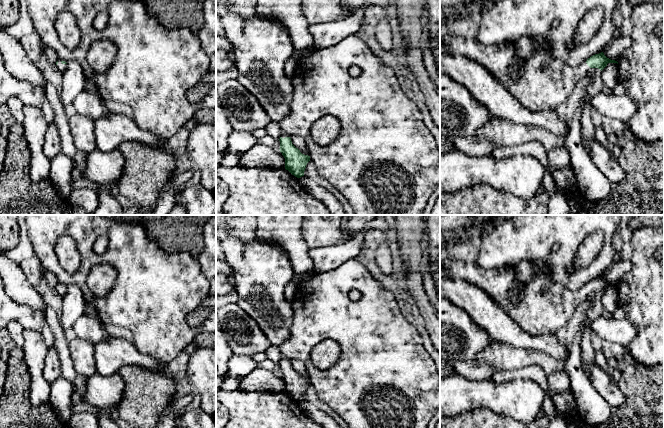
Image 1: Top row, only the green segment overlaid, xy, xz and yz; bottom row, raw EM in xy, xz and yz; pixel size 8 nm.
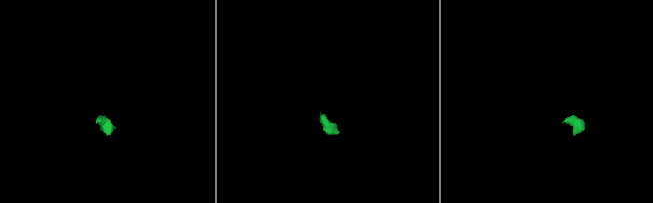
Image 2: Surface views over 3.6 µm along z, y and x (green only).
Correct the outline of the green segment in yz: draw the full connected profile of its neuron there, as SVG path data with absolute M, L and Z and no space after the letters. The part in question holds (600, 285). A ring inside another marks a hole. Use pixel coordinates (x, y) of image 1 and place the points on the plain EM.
M446 260L441 266L447 270L449 278L465 280L486 291L524 331L535 336L556 334L591 292L602 295L608 287L618 288L617 285L607 282L601 276L591 280L578 291L570 291L562 283L553 281L547 273L535 273L529 282L523 283L520 301L514 305L510 301L510 292L517 280L515 268L500 267L487 270L480 267L477 262L465 263L462 260Z

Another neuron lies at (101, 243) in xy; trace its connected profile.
M101 236L97 238L94 243L94 251L97 254L102 254L105 252L107 246L108 246L108 238Z

